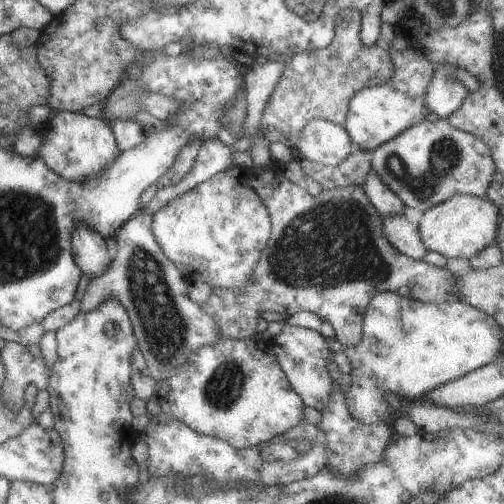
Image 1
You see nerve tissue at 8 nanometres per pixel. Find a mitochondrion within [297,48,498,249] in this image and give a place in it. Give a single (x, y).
(445, 153)

